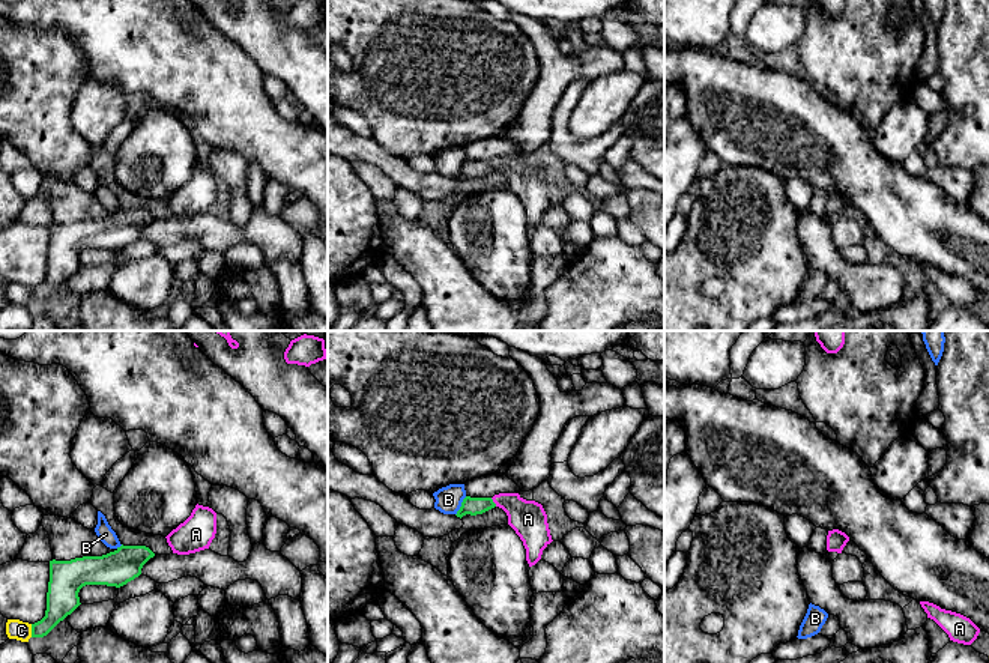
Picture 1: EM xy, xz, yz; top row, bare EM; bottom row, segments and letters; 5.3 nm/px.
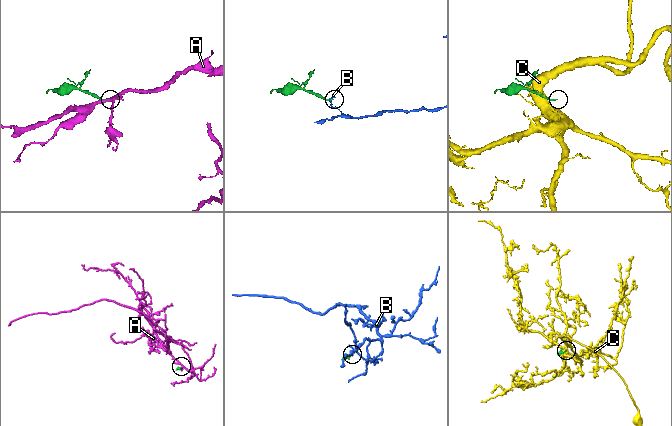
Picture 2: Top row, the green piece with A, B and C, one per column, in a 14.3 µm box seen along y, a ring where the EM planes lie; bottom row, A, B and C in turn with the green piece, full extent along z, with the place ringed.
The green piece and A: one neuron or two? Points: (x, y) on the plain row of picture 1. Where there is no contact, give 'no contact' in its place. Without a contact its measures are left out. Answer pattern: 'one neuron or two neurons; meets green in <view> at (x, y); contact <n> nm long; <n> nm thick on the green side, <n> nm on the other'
one neuron; meets green in xz at (493, 166); contact 60 nm long; 100 nm thick on the green side, 190 nm on the other

